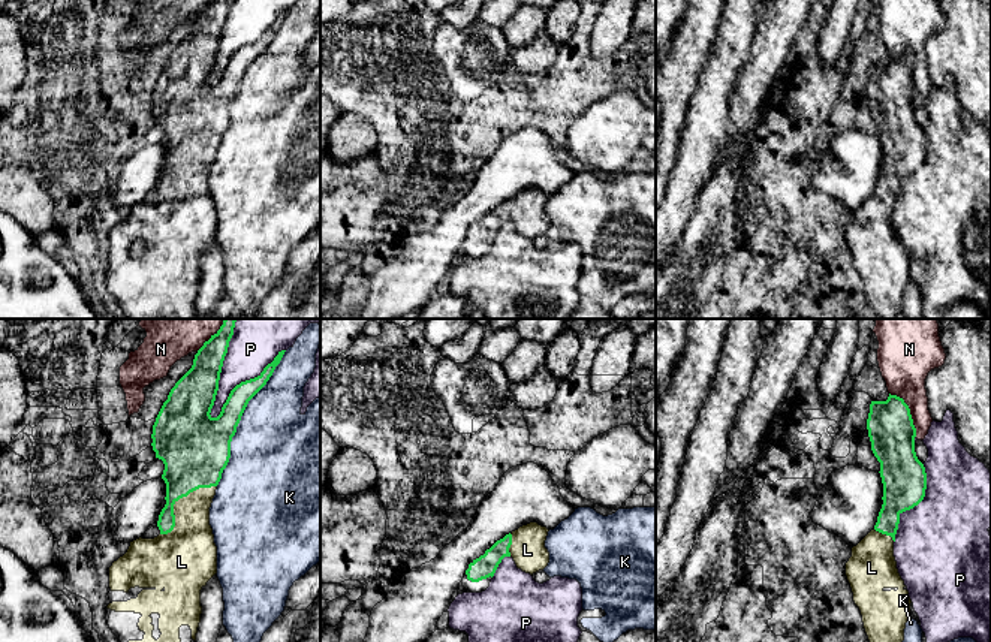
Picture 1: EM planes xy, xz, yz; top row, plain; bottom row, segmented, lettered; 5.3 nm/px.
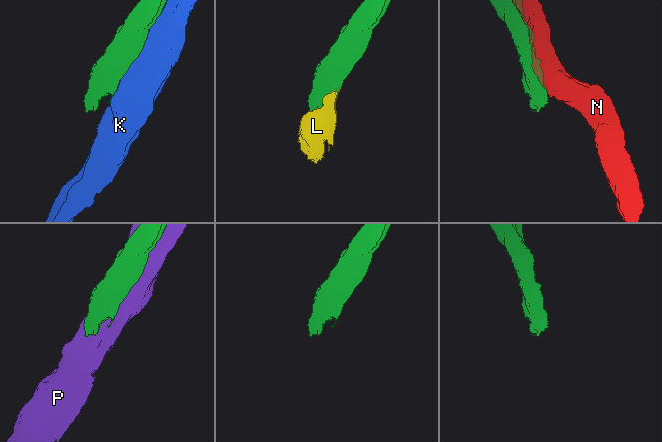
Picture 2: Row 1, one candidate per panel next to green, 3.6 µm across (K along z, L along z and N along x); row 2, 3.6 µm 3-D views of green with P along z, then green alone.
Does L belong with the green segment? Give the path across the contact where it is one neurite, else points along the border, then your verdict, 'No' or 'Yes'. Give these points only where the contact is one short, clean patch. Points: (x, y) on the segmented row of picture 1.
Yes

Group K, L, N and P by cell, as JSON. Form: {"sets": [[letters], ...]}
{"sets": [["K"], ["L"], ["N"], ["P"]]}

